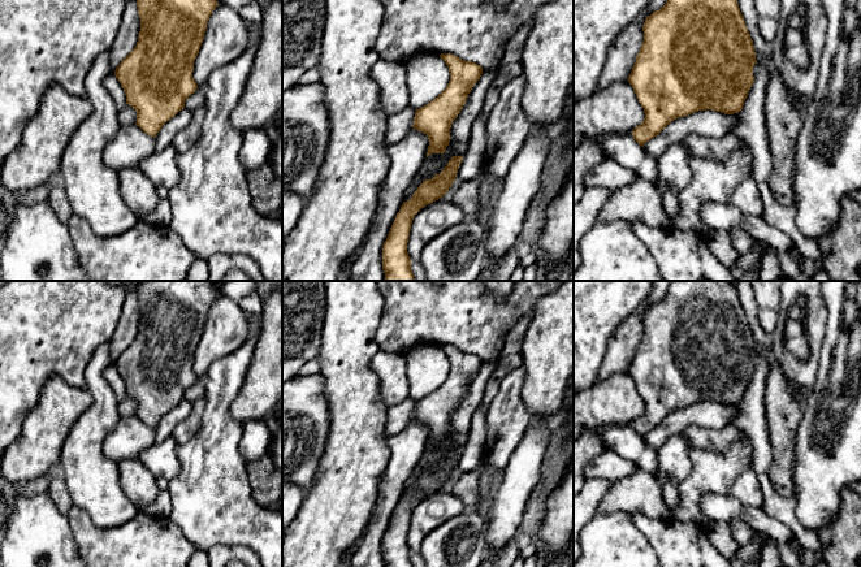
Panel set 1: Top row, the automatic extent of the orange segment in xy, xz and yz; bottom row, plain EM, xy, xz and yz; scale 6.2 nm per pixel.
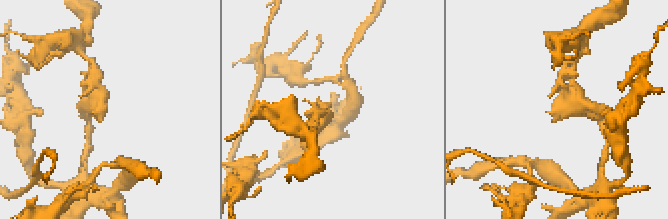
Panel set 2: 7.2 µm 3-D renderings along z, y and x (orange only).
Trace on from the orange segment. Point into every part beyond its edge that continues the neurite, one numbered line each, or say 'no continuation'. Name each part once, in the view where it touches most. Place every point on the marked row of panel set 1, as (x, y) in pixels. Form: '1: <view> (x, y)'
no continuation

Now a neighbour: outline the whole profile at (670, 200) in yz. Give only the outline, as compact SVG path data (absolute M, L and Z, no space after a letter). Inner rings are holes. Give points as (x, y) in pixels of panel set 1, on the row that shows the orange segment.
M662 191L662 205L667 215L678 216L680 213L680 202L678 192Z

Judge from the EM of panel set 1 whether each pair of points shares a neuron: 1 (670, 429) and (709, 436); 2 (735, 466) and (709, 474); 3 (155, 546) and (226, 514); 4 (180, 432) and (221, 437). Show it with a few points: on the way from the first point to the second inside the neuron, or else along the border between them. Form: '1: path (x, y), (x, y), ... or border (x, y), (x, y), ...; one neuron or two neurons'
1: border (713, 428), (688, 427), (680, 435); two neurons
2: path (728, 466), (715, 472); one neuron
3: border (168, 516), (198, 549); two neurons
4: border (204, 405), (199, 429), (178, 445); two neurons

